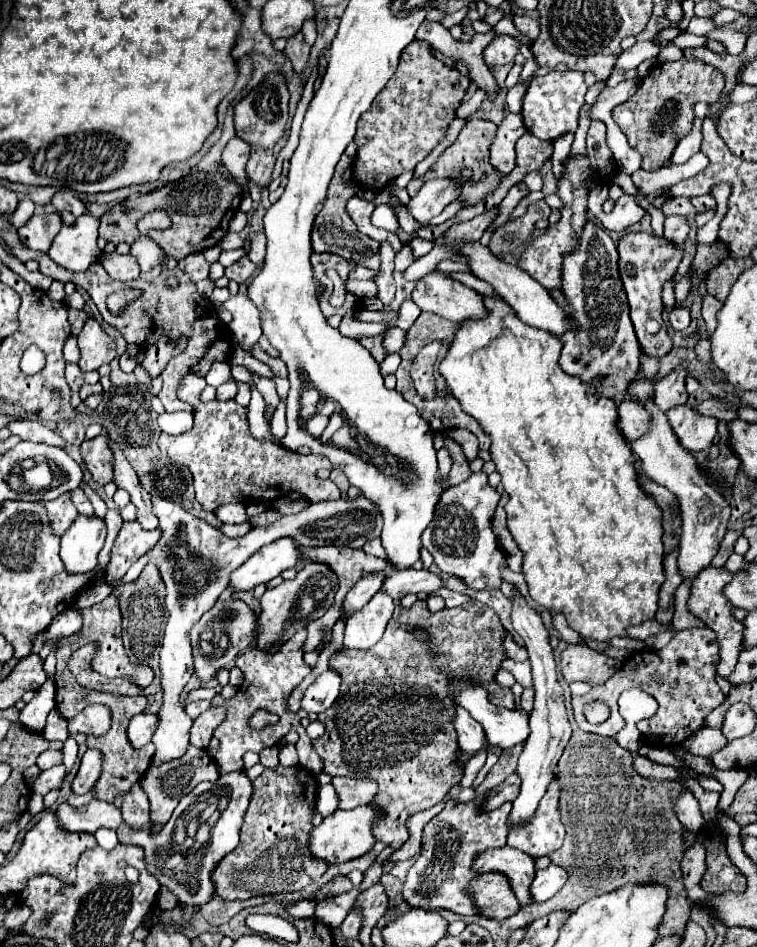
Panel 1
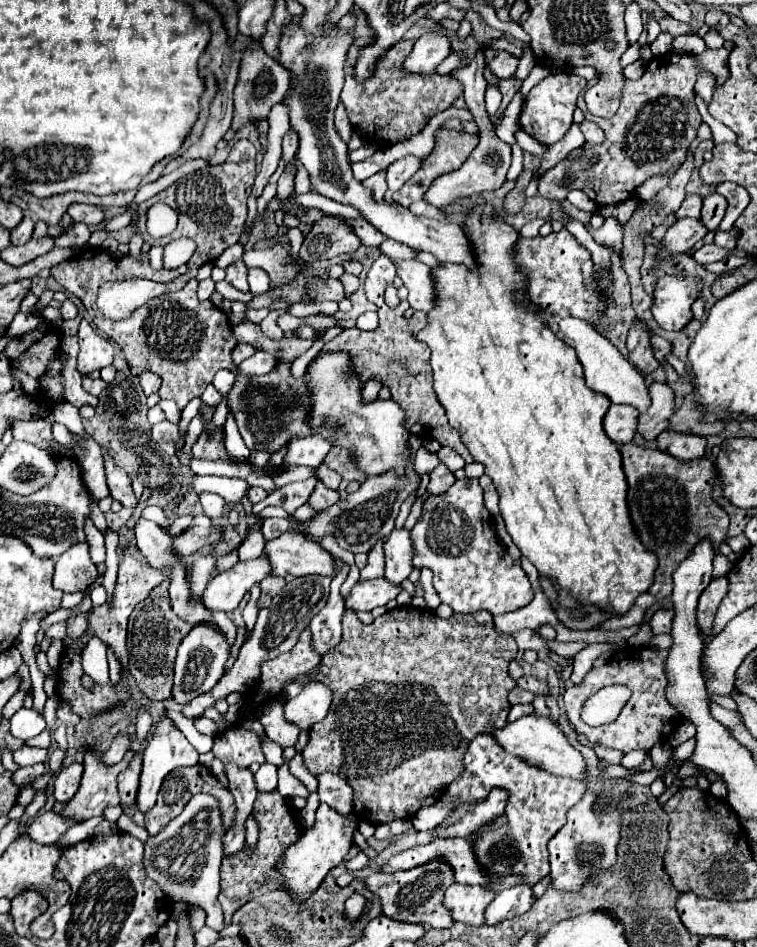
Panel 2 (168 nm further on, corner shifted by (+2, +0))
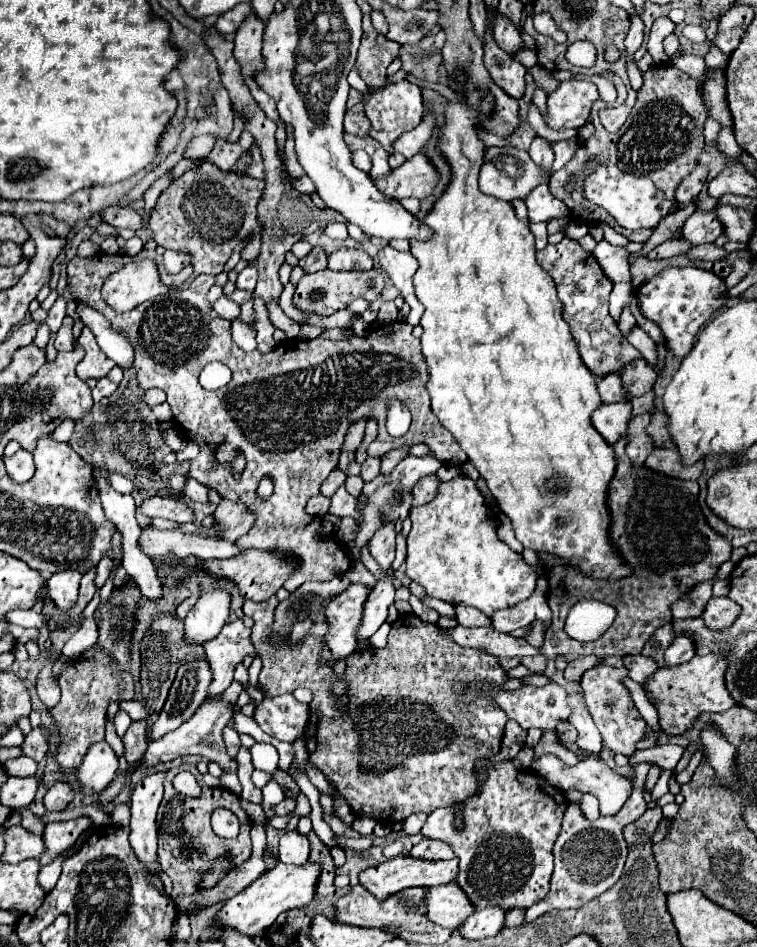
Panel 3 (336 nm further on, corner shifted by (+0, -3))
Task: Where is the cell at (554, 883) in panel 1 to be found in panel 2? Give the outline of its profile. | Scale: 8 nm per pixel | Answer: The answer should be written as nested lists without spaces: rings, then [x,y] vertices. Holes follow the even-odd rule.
[[[515,885],[497,893],[497,897],[485,909],[485,925],[497,925],[503,919],[511,919],[531,909],[533,889],[529,885]]]

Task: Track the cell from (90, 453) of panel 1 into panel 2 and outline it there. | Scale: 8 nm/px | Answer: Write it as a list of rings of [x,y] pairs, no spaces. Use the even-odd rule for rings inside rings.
[[[103,449],[103,453],[105,453],[105,471],[107,471],[107,485],[109,485],[111,497],[121,501],[123,507],[135,509],[139,505],[139,499],[133,495],[129,475],[113,463],[113,459],[107,455],[107,449]]]

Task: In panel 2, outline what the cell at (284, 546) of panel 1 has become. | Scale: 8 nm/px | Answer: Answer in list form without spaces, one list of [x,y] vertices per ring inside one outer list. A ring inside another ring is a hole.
[[[257,557],[251,561],[239,561],[229,571],[213,577],[203,591],[203,605],[209,611],[233,611],[253,583],[263,581],[269,575],[269,561]]]

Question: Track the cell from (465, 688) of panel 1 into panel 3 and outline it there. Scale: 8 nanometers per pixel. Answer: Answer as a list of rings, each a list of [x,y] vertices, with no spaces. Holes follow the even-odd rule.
[[[543,754],[539,758],[533,758],[531,768],[539,776],[543,776],[551,786],[555,786],[555,788],[559,788],[563,792],[569,790],[569,788],[575,788],[579,792],[595,794],[599,798],[599,806],[601,806],[601,814],[603,816],[617,814],[619,808],[625,804],[625,800],[631,794],[631,780],[629,778],[623,778],[623,776],[615,774],[605,762],[597,762],[595,759],[586,759],[583,762],[577,762],[575,766],[569,766],[559,756],[555,756],[555,754]]]

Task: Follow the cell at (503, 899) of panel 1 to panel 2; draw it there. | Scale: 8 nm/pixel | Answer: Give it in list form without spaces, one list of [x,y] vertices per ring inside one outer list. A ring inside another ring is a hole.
[[[453,883],[447,887],[443,897],[443,907],[451,911],[453,921],[461,921],[465,925],[483,925],[485,905],[493,901],[495,893],[481,885],[461,885]]]

